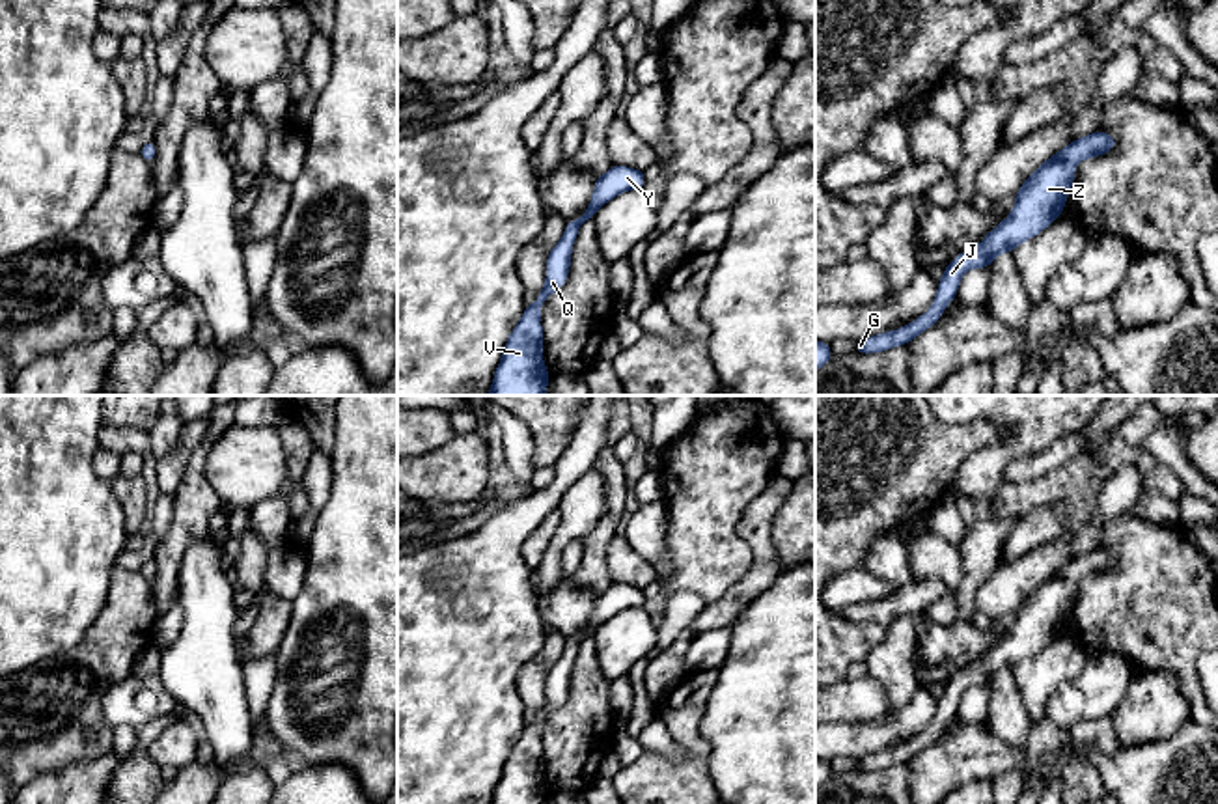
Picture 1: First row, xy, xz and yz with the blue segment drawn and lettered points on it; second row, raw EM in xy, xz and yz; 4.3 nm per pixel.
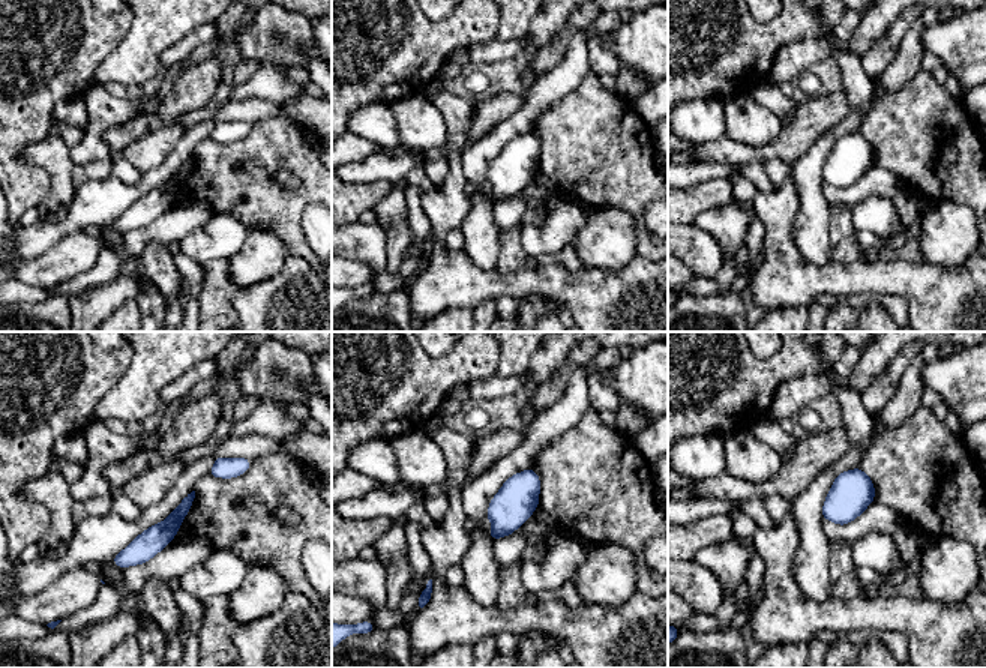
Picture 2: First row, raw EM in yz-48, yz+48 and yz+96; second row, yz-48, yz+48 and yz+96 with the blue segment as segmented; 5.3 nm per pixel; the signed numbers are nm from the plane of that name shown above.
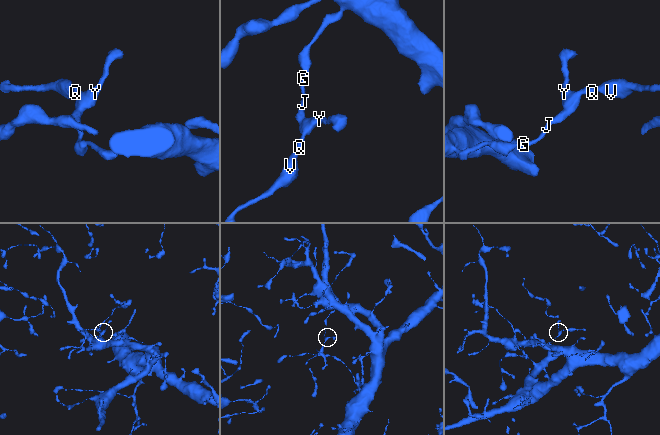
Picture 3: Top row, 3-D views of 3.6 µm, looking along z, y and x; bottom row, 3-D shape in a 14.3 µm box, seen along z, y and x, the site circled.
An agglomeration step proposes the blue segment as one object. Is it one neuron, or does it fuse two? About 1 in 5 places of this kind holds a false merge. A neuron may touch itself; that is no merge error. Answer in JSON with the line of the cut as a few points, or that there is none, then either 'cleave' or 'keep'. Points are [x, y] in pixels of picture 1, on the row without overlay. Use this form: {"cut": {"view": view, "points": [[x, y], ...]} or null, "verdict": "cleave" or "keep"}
{"cut": null, "verdict": "keep"}

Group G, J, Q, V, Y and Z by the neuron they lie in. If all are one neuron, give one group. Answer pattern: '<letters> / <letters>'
G J Q V Y Z

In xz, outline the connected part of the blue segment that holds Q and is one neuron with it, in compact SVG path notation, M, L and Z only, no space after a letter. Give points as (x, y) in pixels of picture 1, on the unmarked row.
M616 584L595 597L591 619L582 634L565 642L563 655L548 670L547 698L535 720L524 724L522 737L511 748L502 770L502 778L494 789L492 804L547 804L548 787L543 782L543 746L541 746L541 722L558 707L563 705L569 685L573 660L580 644L593 638L595 631L612 616L627 610L640 608L645 603L642 588Z

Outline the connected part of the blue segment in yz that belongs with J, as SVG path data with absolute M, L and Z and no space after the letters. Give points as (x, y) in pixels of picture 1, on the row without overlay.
M1102 548L1076 556L1067 565L1045 578L1017 608L1011 632L1002 638L985 657L946 685L938 700L933 724L916 739L856 759L858 772L884 770L897 763L908 763L918 752L931 746L957 714L959 700L970 686L985 686L1002 670L1015 670L1018 662L1039 653L1063 631L1063 623L1074 599L1074 586L1080 578L1104 573L1117 563L1117 558Z

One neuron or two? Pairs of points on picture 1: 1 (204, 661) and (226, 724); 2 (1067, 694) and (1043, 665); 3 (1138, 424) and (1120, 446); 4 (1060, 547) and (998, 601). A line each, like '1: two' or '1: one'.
1: one
2: two
3: one
4: one

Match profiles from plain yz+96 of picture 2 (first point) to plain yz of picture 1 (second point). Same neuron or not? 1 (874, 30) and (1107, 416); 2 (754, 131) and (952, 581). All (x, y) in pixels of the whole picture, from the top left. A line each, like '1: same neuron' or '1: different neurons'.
1: same neuron
2: same neuron

